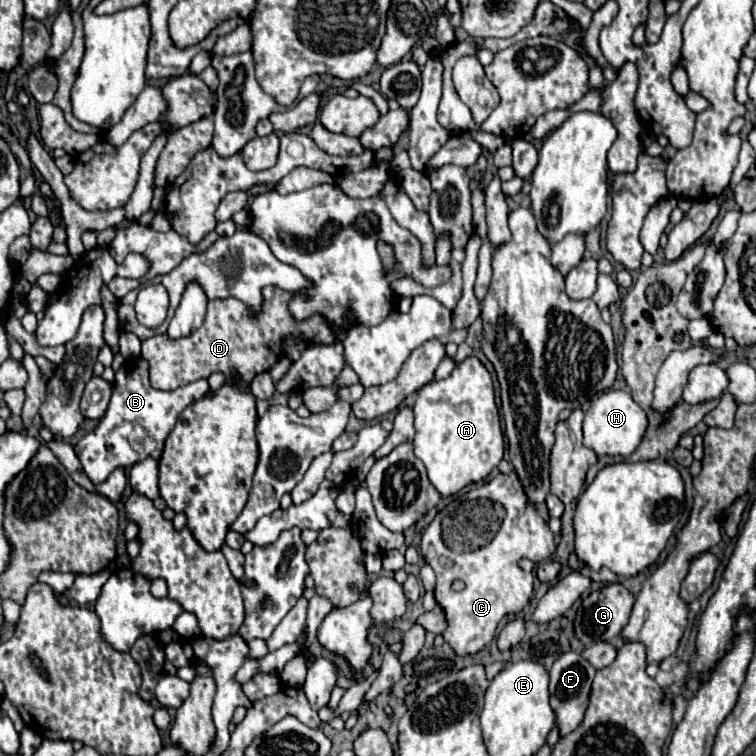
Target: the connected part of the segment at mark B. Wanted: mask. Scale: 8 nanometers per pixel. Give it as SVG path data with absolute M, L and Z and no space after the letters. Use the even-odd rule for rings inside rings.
M144 358L128 360L116 372L116 380L112 384L112 400L110 400L106 414L102 416L102 420L98 422L94 432L88 432L74 446L76 456L80 458L80 462L84 466L84 474L92 482L100 484L116 468L134 466L136 462L140 462L148 456L154 456L158 460L162 454L162 448L164 448L164 440L170 434L170 430L174 428L180 412L186 406L190 406L192 402L196 402L198 398L206 396L208 390L210 390L208 380L196 380L184 388L176 388L170 392L156 390L150 386L150 380L148 380L148 362ZM134 428L136 428L136 434L142 434L142 436L138 436L138 454L136 454L134 444L130 444L130 440L128 440L128 436Z

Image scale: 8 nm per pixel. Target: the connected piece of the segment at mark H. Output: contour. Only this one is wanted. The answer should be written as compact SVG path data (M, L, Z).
M606 390L586 412L584 416L584 446L592 448L598 456L610 454L610 456L630 456L644 432L648 428L646 412L632 400L632 396L624 390Z

